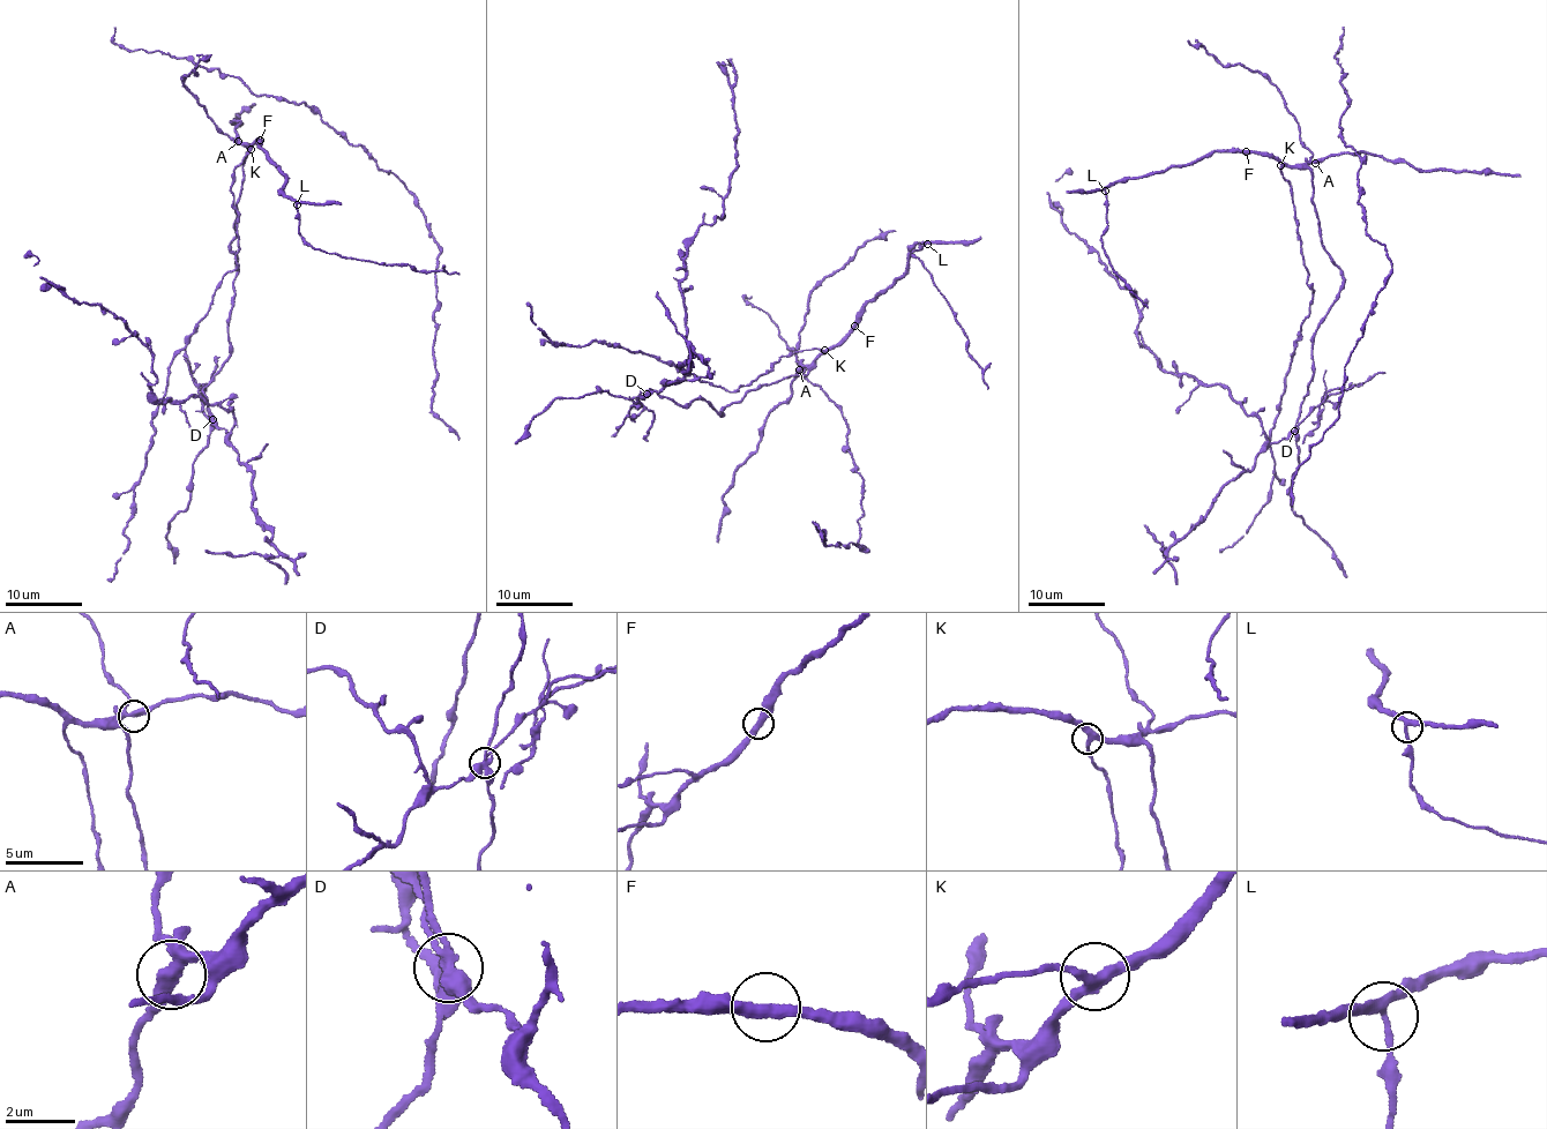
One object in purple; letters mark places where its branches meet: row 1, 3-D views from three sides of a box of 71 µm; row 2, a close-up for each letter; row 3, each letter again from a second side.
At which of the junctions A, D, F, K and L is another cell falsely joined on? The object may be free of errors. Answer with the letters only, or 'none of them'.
D

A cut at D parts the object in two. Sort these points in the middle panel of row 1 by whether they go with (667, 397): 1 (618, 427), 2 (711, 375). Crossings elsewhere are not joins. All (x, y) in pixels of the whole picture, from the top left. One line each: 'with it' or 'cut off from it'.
1: cut off from it
2: cut off from it

